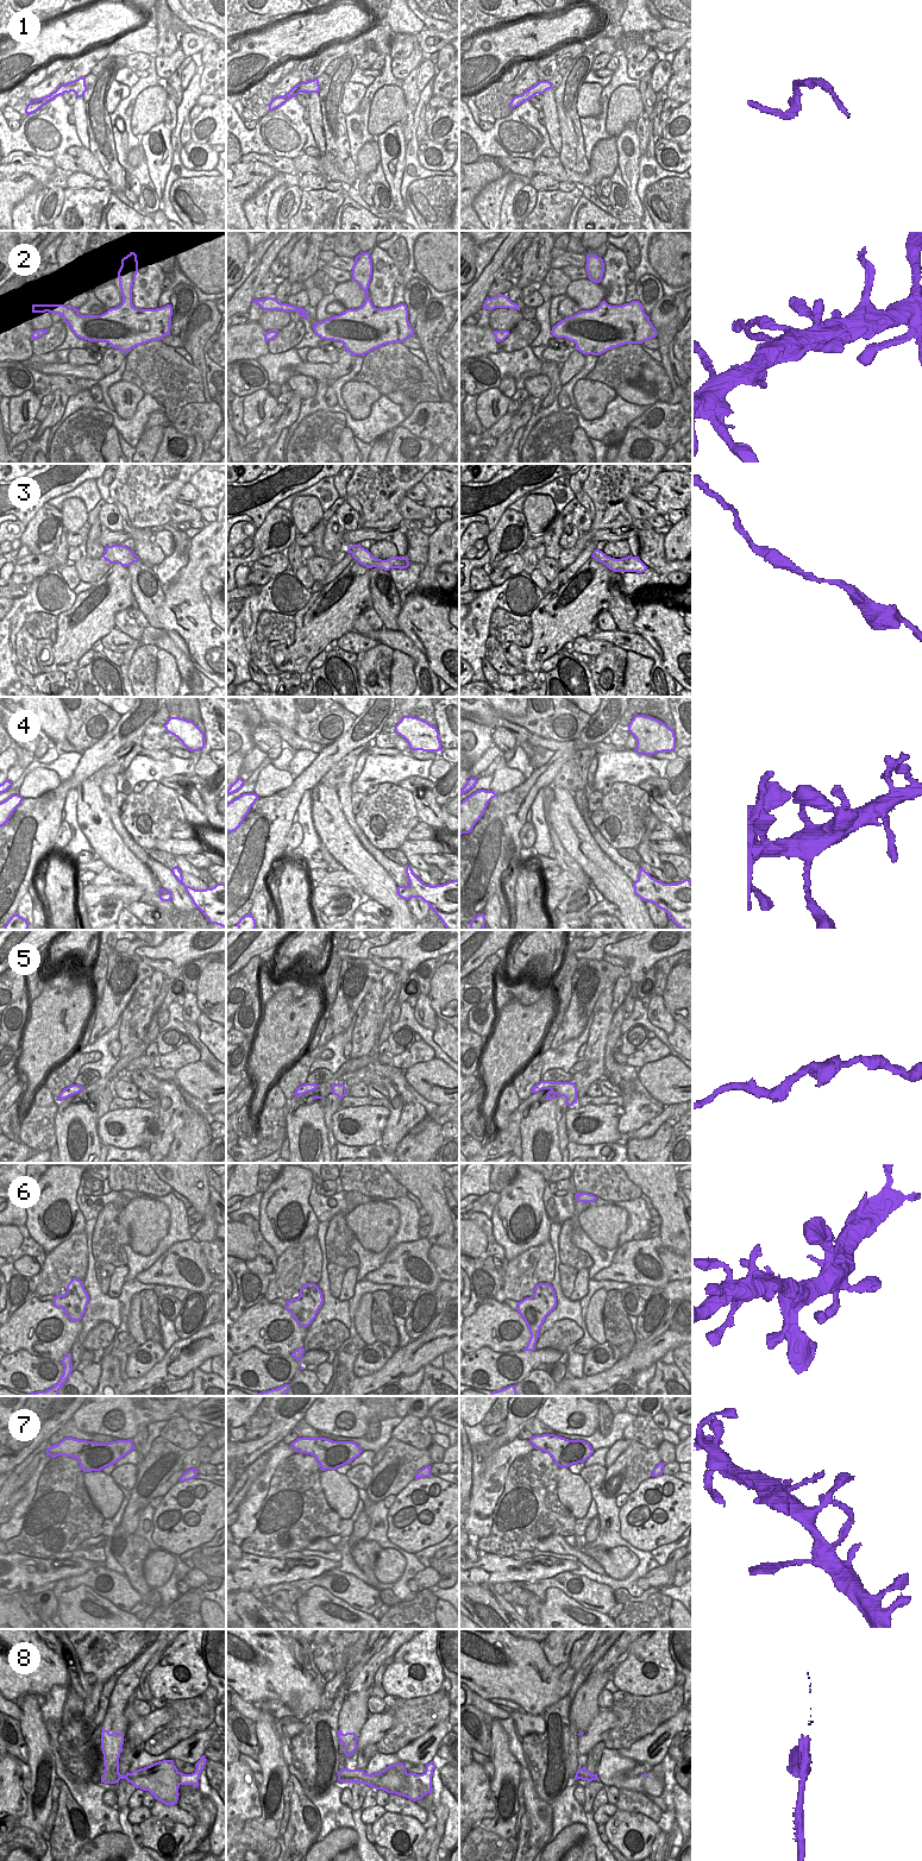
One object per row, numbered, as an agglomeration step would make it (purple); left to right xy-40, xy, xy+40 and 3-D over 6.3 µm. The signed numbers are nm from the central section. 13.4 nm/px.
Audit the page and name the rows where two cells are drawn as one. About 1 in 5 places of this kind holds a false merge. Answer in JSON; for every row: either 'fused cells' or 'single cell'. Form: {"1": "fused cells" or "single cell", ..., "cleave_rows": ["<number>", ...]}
{"1": "single cell", "2": "single cell", "3": "single cell", "4": "single cell", "5": "single cell", "6": "single cell", "7": "single cell", "8": "single cell", "cleave_rows": []}

